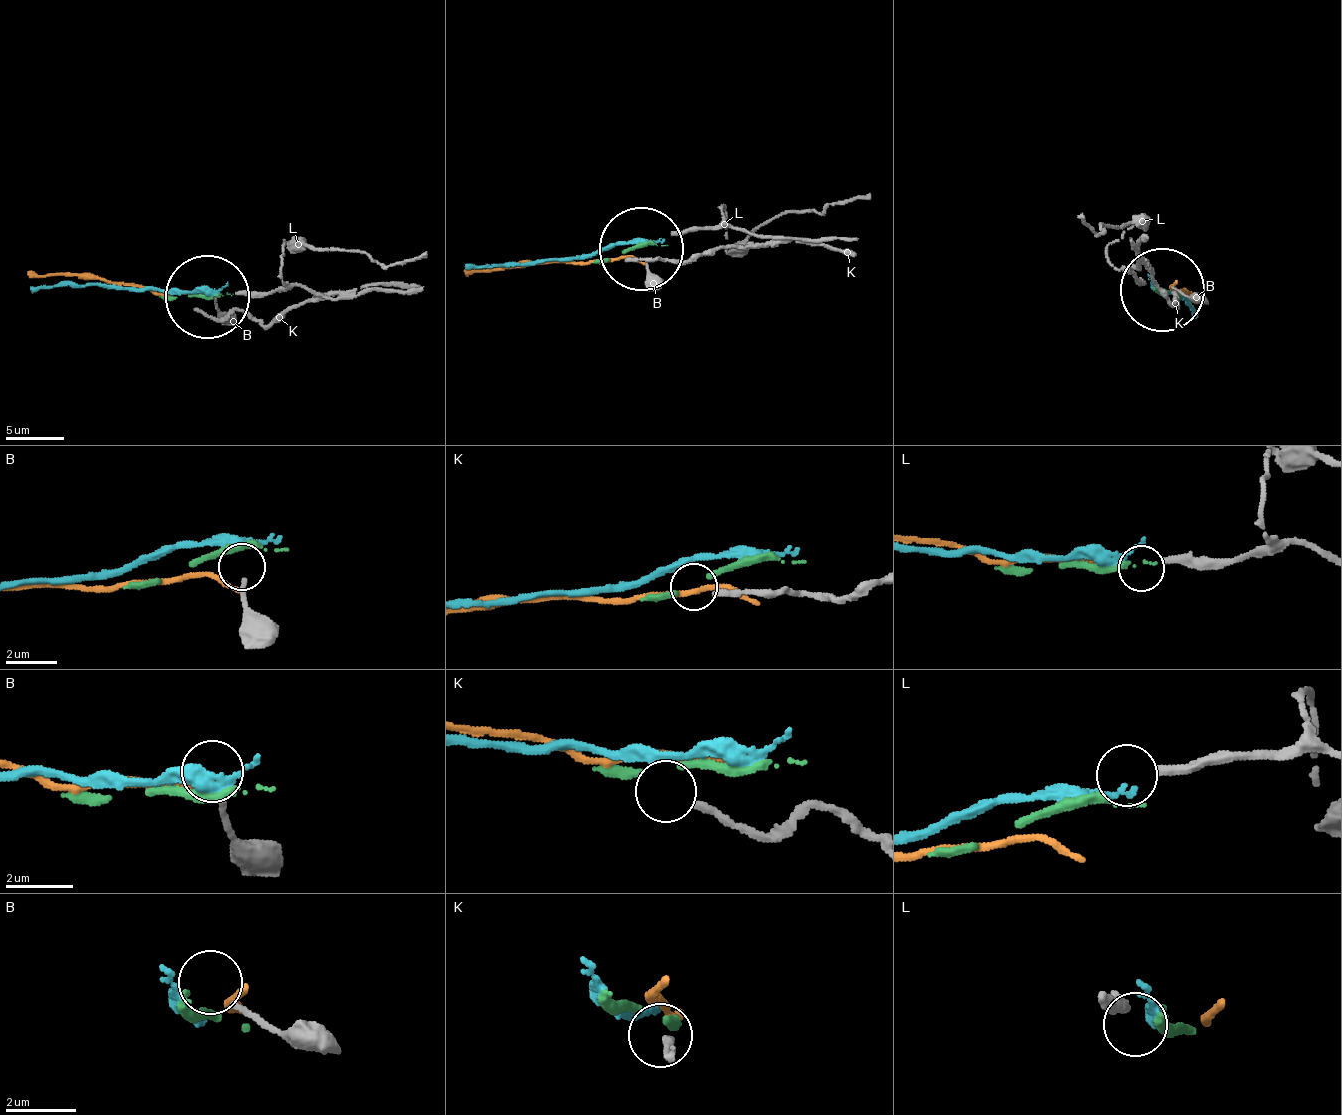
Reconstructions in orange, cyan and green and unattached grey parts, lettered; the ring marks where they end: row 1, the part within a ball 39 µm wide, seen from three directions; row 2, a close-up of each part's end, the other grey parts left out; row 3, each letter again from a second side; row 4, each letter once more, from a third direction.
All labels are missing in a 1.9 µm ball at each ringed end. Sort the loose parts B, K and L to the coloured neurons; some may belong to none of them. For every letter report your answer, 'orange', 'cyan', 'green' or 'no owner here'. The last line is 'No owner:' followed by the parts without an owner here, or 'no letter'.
B: no owner here
K: no owner here
L: no owner here
No owner: B, K, L

